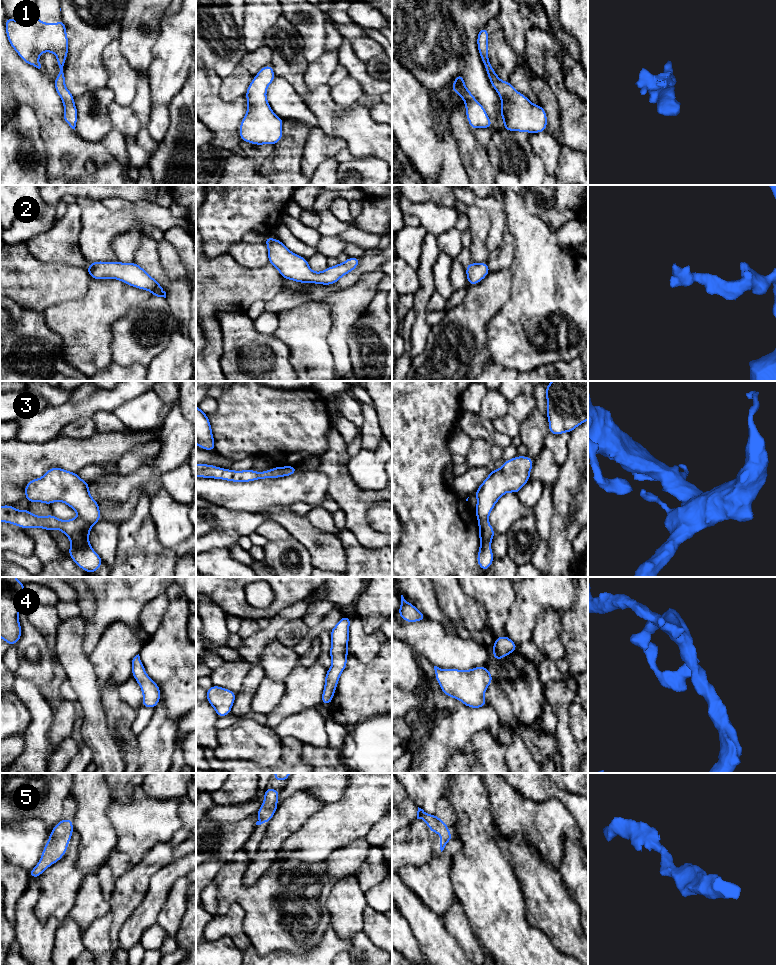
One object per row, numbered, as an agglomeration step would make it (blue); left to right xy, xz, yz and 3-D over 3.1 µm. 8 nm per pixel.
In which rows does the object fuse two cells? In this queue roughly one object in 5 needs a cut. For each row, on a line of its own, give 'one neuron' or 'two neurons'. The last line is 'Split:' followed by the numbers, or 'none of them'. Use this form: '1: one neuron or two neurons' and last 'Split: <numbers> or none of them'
1: one neuron
2: one neuron
3: two neurons
4: one neuron
5: one neuron
Split: 3

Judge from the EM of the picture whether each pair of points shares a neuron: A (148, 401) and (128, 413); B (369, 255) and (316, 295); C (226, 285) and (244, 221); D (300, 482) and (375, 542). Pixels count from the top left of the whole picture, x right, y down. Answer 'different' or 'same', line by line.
A: same
B: same
C: different
D: different

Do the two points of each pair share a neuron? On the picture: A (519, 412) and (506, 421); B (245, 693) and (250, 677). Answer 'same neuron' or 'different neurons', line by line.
A: different neurons
B: same neuron

